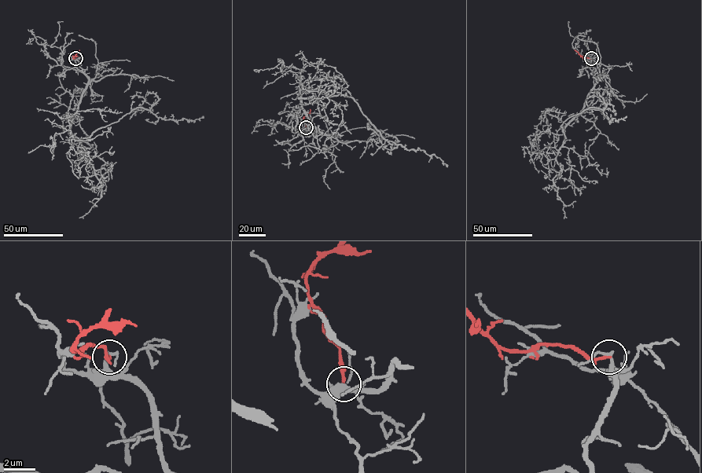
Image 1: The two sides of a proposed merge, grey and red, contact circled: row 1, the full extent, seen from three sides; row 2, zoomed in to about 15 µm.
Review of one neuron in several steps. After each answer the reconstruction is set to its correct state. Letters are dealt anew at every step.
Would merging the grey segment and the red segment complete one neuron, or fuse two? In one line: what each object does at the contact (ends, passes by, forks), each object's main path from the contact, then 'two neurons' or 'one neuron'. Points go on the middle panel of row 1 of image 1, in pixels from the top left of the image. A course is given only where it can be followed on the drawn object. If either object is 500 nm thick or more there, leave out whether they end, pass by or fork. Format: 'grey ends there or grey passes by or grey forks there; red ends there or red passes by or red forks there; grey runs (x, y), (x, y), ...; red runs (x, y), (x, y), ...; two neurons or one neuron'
grey passes by; red ends there; grey runs (306, 127), (312, 126), (320, 134), (299, 98), (341, 94), (352, 97), (388, 141), (435, 155), (446, 166); red runs (306, 127), (303, 119), (310, 109); two neurons

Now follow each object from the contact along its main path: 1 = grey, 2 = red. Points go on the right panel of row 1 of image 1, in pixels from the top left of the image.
1: (591, 58), (597, 82), (565, 128), (564, 139), (561, 126), (585, 109), (599, 108), (610, 121), (626, 116)
2: (591, 58), (582, 58), (575, 49)

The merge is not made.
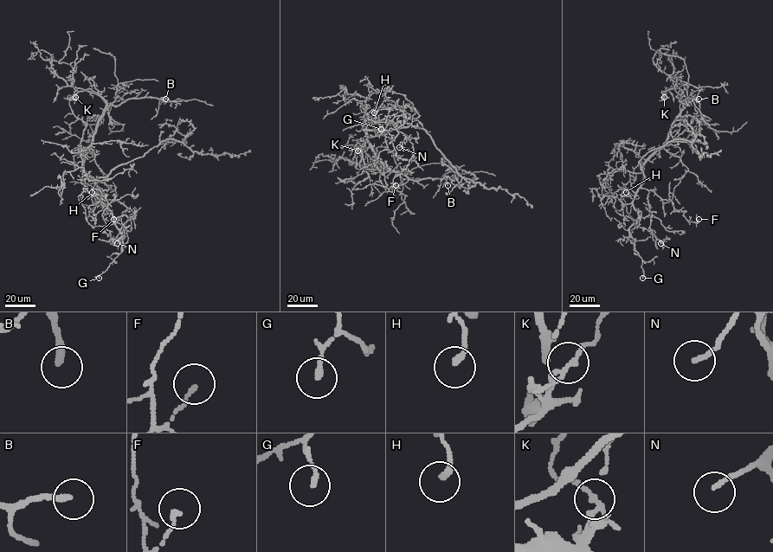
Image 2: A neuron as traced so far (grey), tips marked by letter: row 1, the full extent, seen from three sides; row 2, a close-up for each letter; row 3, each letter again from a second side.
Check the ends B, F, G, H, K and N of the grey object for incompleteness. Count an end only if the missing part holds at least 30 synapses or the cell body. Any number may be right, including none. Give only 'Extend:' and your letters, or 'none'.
Extend: B

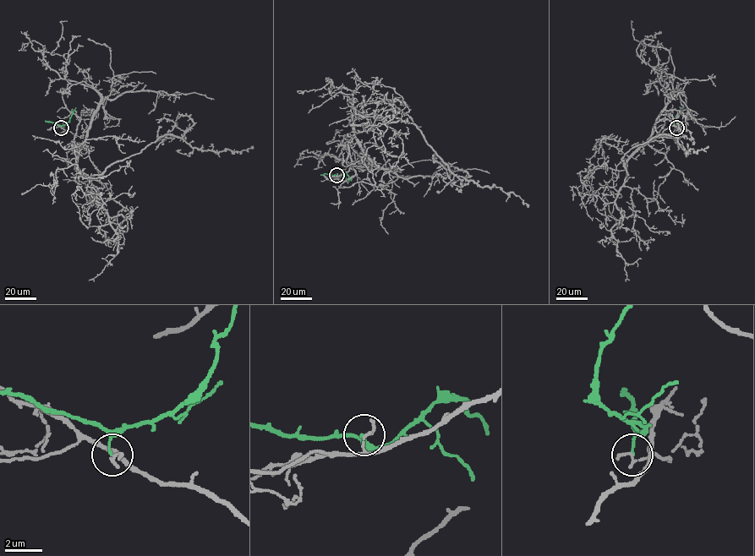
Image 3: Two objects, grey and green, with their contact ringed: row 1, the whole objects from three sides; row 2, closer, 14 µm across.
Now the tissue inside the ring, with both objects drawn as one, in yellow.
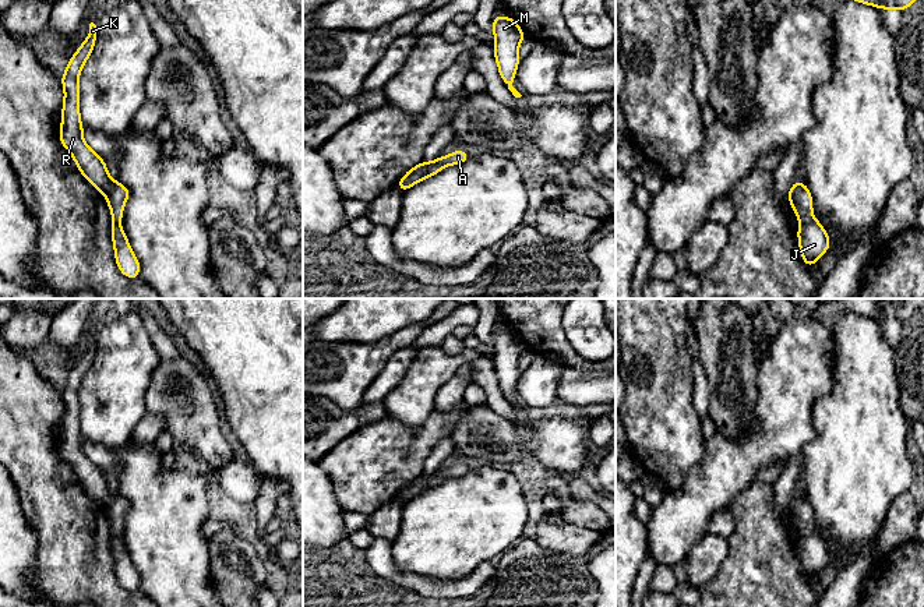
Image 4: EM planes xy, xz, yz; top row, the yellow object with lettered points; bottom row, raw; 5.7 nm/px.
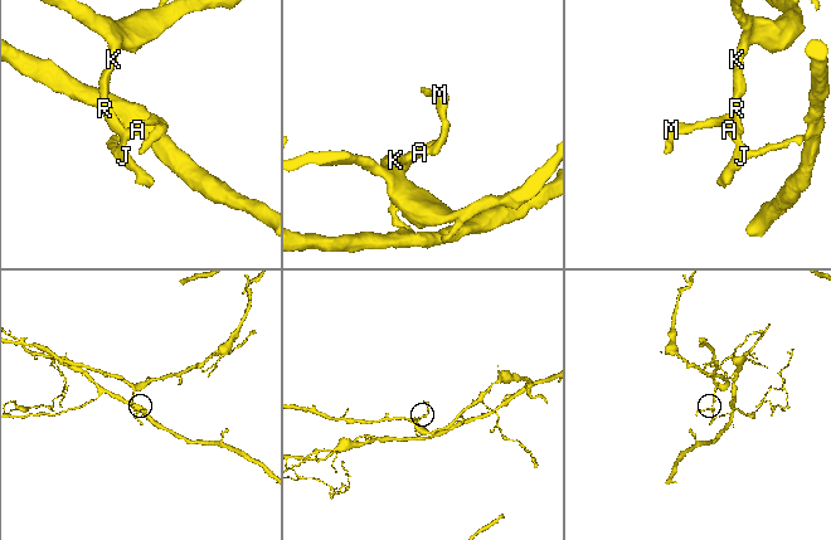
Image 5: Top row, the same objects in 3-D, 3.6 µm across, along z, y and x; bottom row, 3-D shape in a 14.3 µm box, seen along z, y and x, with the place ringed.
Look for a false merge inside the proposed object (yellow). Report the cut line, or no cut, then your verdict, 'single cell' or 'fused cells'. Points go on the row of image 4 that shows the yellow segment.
cut xy (116, 183), (106, 197); fused cells

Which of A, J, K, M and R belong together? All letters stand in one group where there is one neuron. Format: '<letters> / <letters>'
A J M / K R

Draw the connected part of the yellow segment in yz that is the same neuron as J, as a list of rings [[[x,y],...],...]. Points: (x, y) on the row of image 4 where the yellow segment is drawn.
[[[797,184],[787,193],[790,205],[796,212],[800,226],[797,230],[801,258],[808,268],[830,247],[830,240],[824,226],[814,218],[812,195],[805,184]]]

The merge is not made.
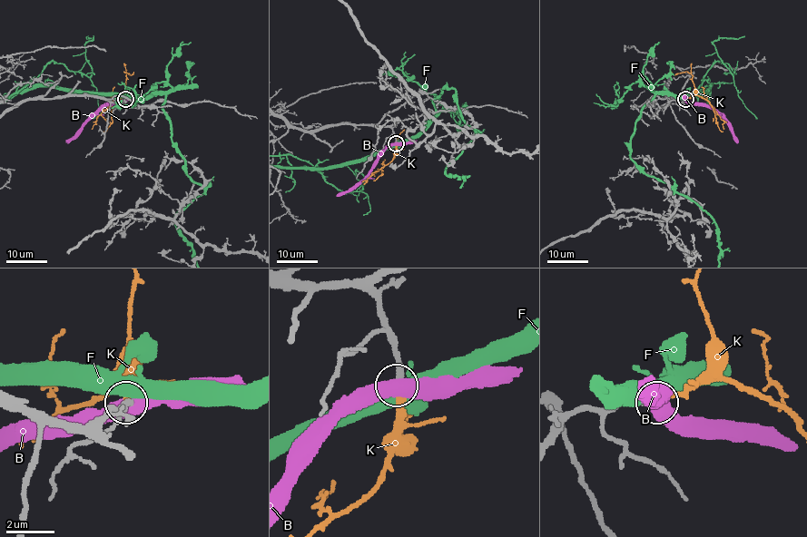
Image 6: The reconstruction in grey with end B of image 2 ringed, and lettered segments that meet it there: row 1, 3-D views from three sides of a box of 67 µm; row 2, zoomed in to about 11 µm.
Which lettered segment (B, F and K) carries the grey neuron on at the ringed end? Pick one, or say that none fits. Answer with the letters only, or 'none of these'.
K

